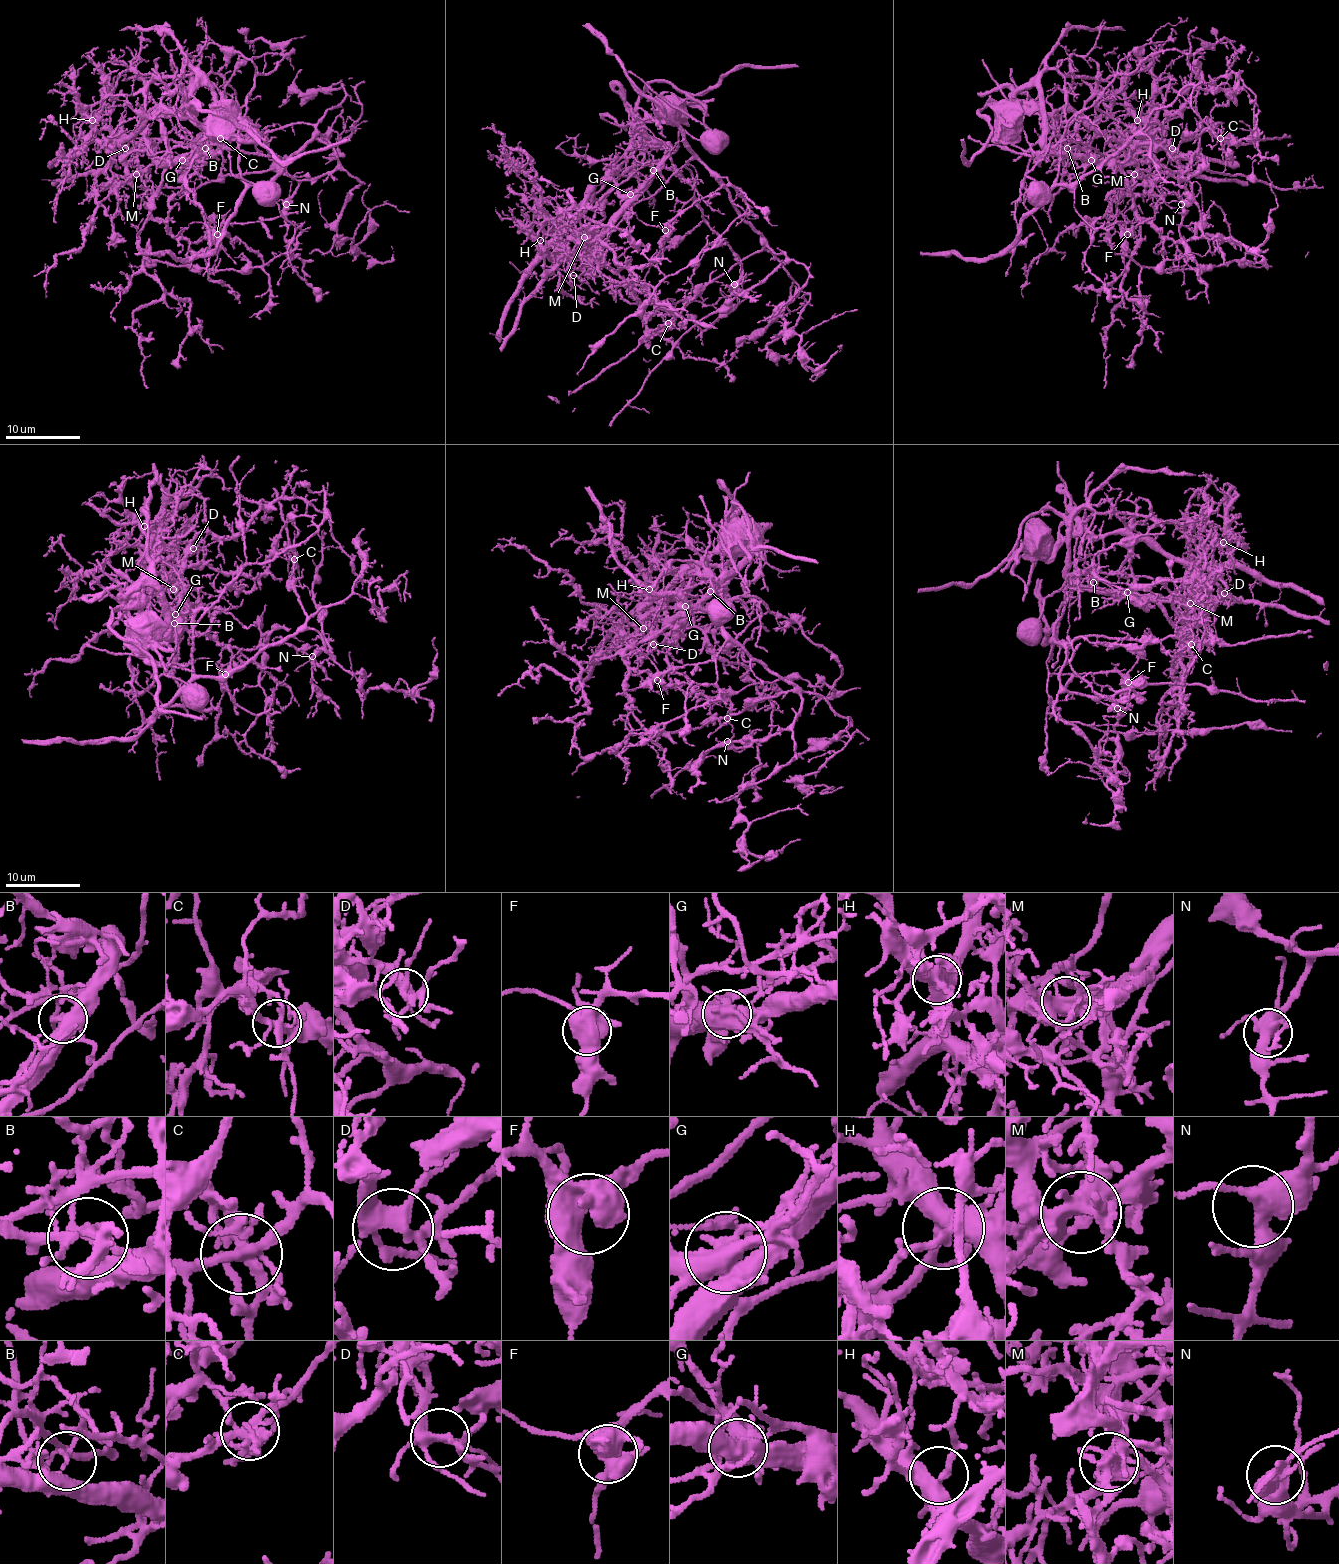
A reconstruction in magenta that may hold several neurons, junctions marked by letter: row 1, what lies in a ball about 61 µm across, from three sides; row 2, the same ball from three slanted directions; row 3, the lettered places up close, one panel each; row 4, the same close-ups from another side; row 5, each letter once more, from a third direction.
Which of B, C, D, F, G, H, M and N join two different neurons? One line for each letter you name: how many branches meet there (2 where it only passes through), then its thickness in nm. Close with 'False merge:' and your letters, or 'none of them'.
B: 2 branches meet; 200 nm thick
C: 6 branches meet; 280 nm thick
G: 5 branches meet; 600 nm thick
M: 7 branches meet; 440 nm thick
False merge: B, C, G, M

